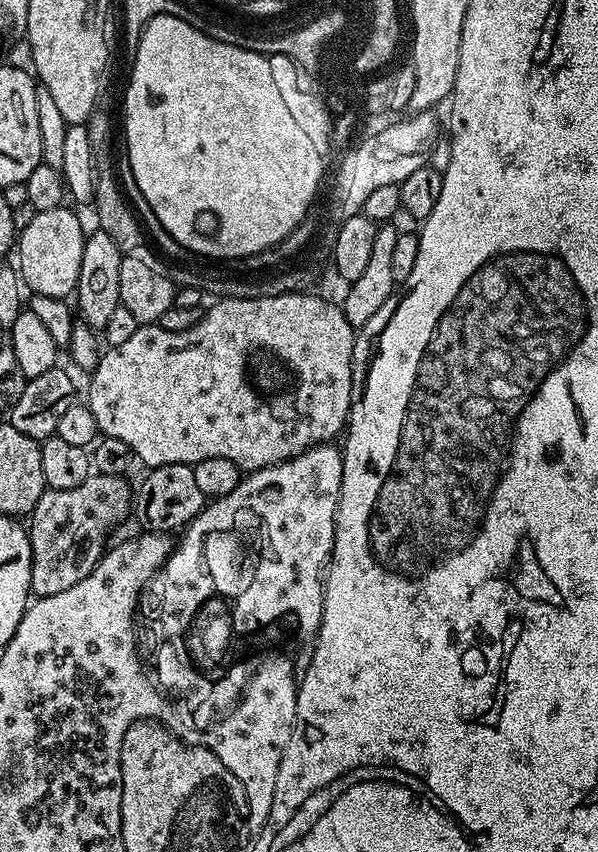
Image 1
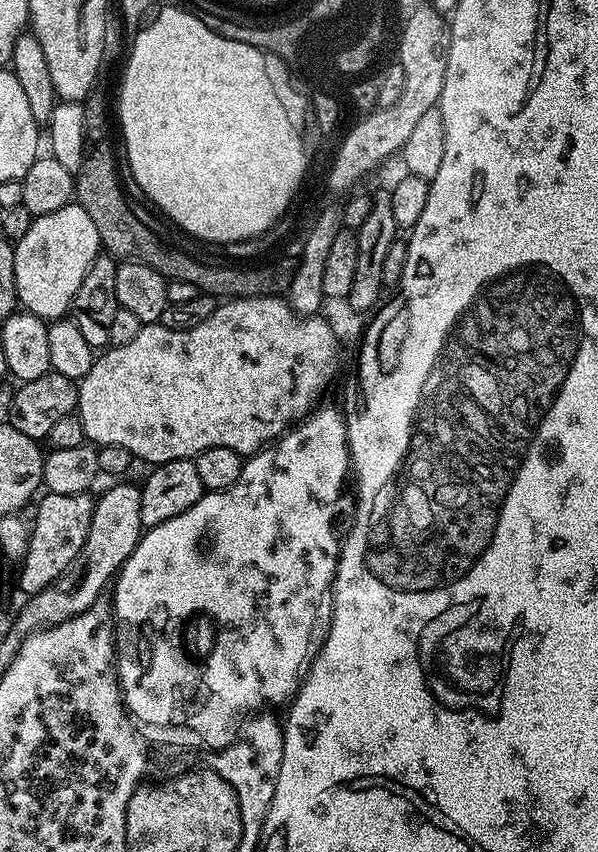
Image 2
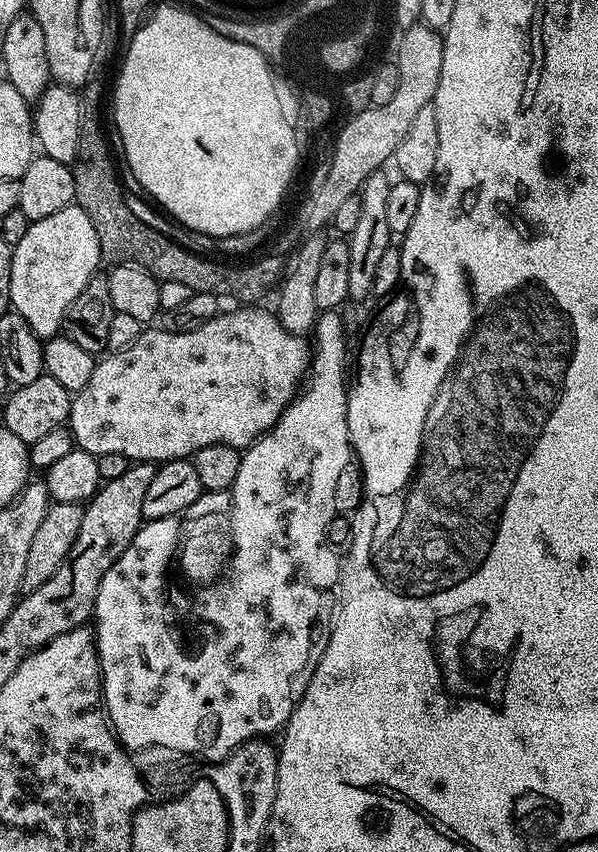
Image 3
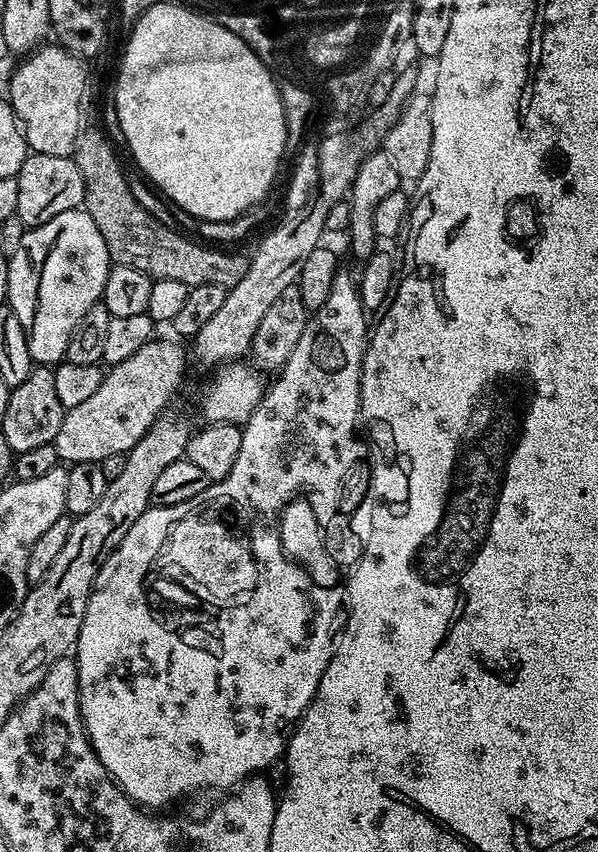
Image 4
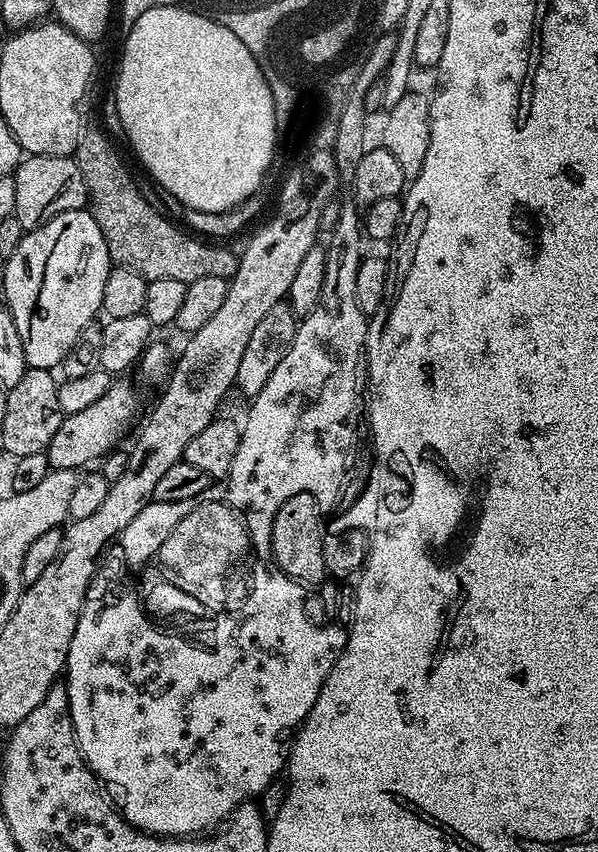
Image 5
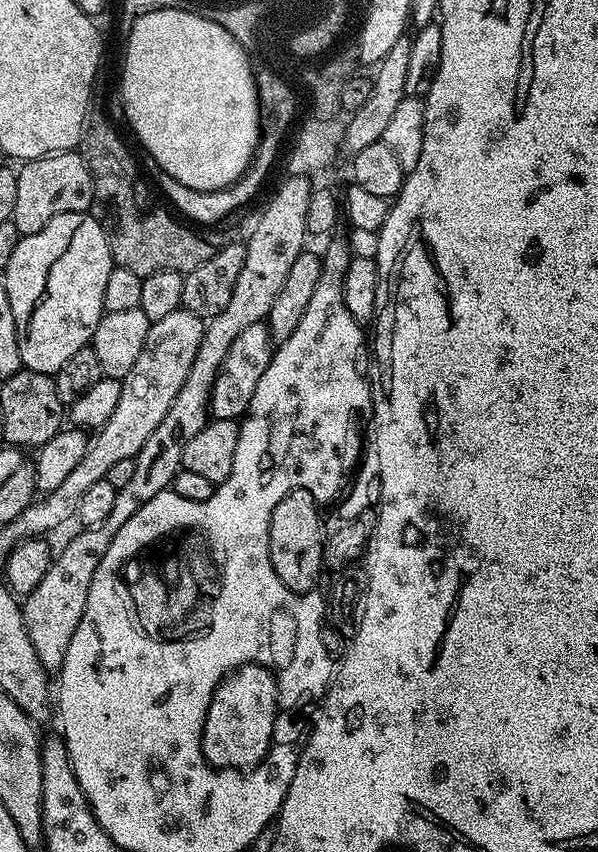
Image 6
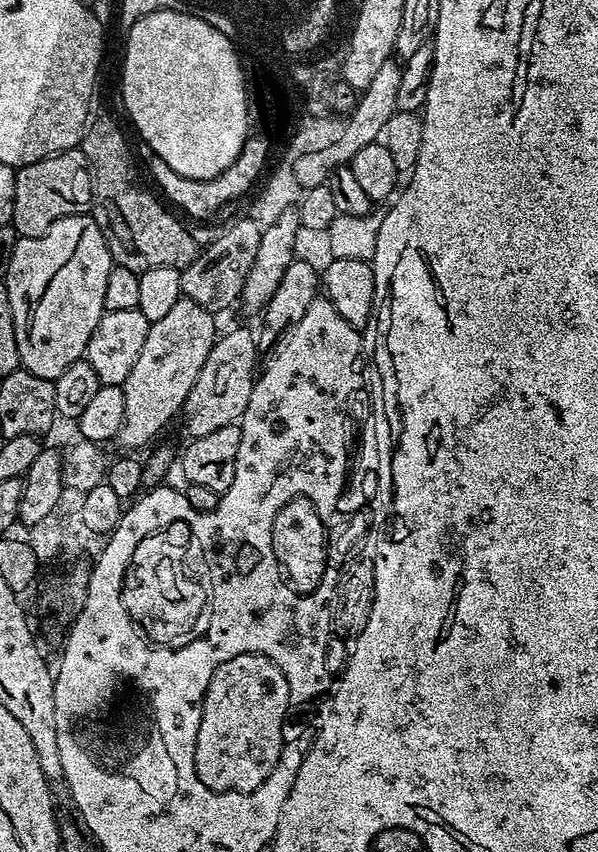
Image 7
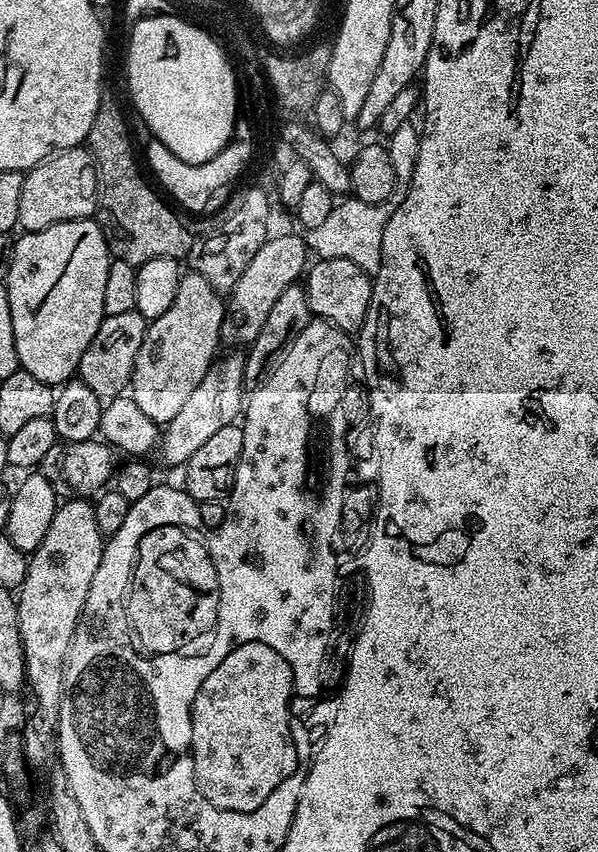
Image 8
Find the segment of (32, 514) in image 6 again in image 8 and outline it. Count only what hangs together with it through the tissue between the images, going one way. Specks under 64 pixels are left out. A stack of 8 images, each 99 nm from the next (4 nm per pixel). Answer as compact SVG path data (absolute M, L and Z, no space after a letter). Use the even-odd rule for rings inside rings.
M188 270L181 275L180 285L178 286L178 298L174 298L174 306L170 306L170 310L166 310L166 314L162 314L162 318L149 323L148 333L144 335L144 341L142 342L142 350L138 350L138 358L132 371L130 395L134 402L138 402L138 410L142 410L142 414L146 414L146 418L150 418L157 426L166 426L172 421L174 414L178 414L178 410L182 410L182 405L185 404L186 398L190 398L190 393L194 391L194 386L198 386L198 382L202 382L206 370L212 365L212 361L217 355L216 348L219 349L221 347L220 327L224 317L224 306L225 301L222 299L221 293L216 292L214 286L210 286L210 282L206 282L206 278L202 278L202 274Z

